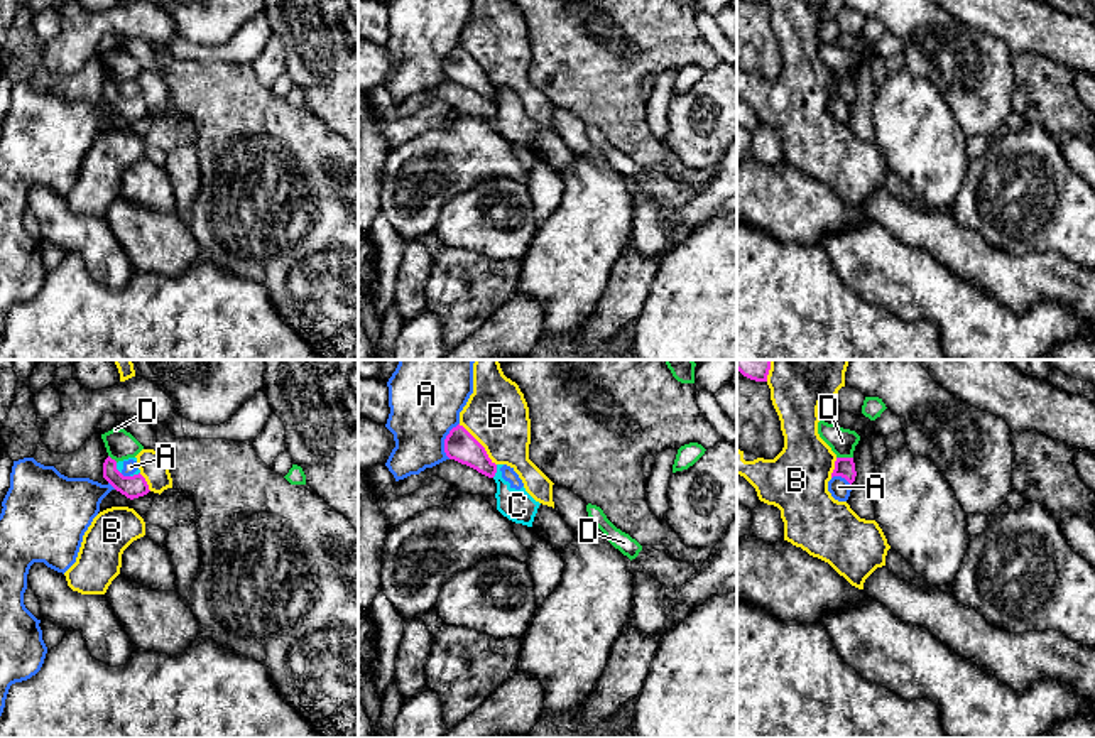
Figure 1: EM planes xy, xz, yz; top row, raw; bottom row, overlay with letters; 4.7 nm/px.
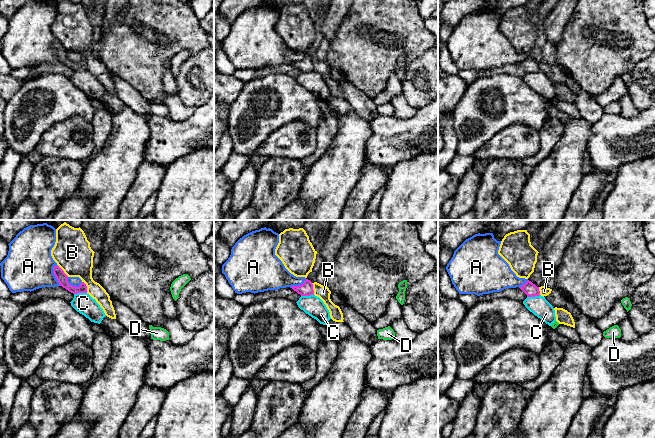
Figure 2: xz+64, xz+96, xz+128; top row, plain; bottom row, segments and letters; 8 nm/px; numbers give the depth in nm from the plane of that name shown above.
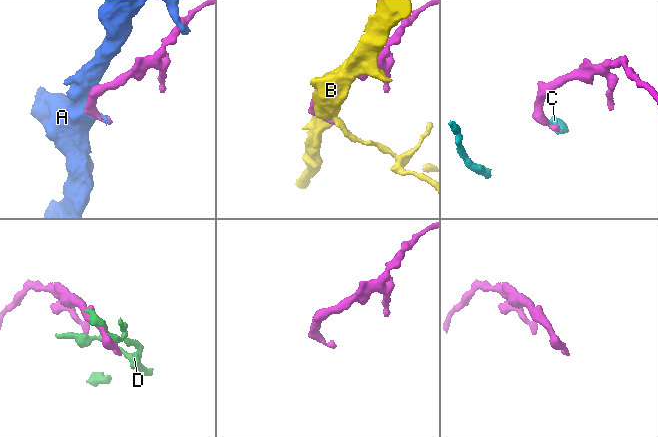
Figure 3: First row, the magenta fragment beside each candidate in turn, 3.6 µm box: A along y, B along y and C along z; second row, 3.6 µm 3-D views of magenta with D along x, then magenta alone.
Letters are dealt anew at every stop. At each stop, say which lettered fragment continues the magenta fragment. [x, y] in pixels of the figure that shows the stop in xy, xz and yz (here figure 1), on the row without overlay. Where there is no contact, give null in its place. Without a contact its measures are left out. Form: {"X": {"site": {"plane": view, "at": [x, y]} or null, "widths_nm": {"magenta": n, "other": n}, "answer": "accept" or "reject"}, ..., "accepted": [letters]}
{"A": {"site": {"plane": "xz", "at": [445, 63]}, "widths_nm": {"magenta": 150, "other": 320}, "answer": "reject"}, "B": {"site": {"plane": "xz", "at": [480, 66]}, "widths_nm": {"magenta": 150, "other": 300}, "answer": "reject"}, "C": {"site": {"plane": "xz", "at": [495, 93]}, "widths_nm": {"magenta": 150, "other": 160}, "answer": "reject"}, "D": {"site": {"plane": "yz", "at": [845, 80]}, "widths_nm": {"magenta": 100, "other": 130}, "answer": "reject"}, "accepted": []}

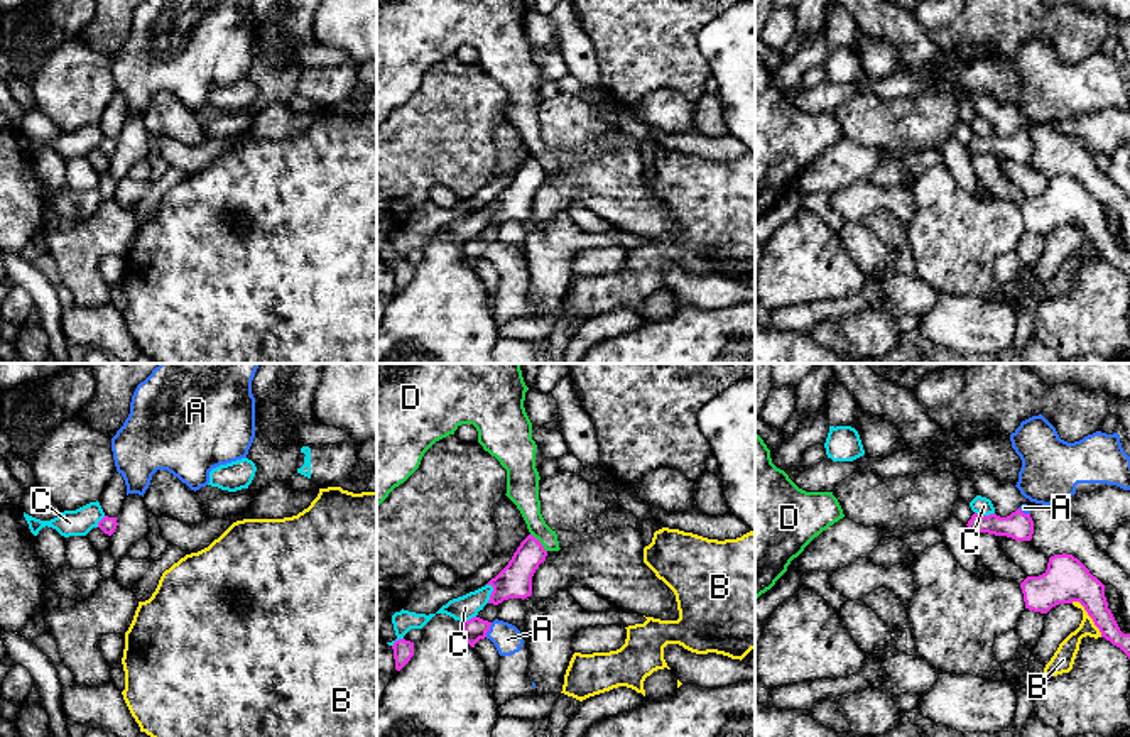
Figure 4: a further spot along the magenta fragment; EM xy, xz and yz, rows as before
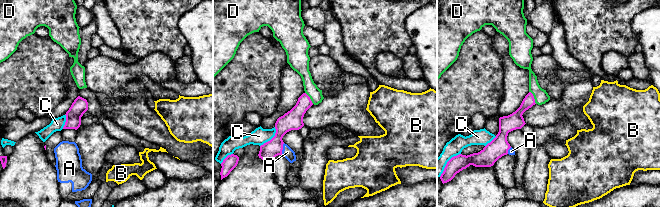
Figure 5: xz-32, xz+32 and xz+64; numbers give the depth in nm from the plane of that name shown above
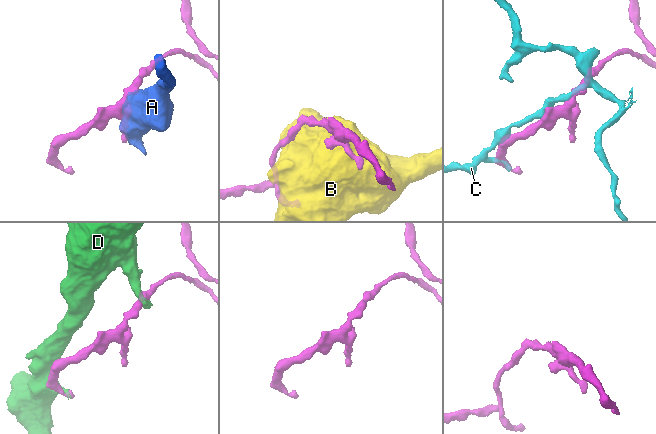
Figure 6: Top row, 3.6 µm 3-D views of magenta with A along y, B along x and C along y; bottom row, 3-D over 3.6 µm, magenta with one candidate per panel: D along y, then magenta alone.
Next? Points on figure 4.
{"A": {"site": {"plane": "xz", "at": [488, 251]}, "widths_nm": {"magenta": 110, "other": 140}, "answer": "accept"}, "B": {"site": {"plane": "yz", "at": [1090, 237]}, "widths_nm": {"magenta": 220, "other": 110}, "answer": "reject"}, "C": {"site": {"plane": "xz", "at": [492, 215]}, "widths_nm": {"magenta": 160, "other": 120}, "answer": "reject"}, "D": {"site": {"plane": "xz", "at": [539, 164]}, "widths_nm": {"magenta": 160, "other": 140}, "answer": "reject"}, "accepted": ["A"]}

